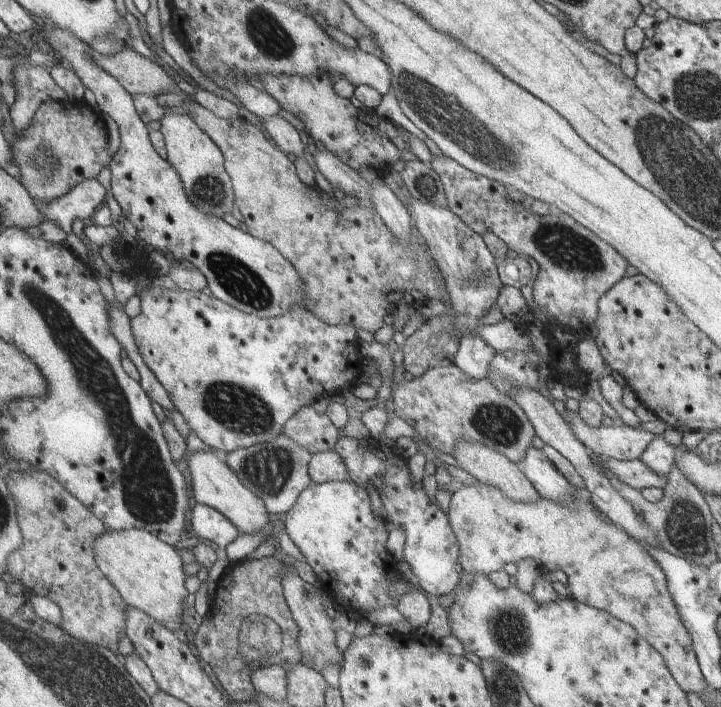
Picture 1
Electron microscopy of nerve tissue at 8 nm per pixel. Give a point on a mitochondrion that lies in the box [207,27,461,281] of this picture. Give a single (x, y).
(423, 185)

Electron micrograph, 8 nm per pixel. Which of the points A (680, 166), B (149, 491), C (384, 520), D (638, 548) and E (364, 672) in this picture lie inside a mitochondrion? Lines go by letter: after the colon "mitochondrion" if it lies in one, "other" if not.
A: mitochondrion
B: mitochondrion
C: other
D: other
E: other

